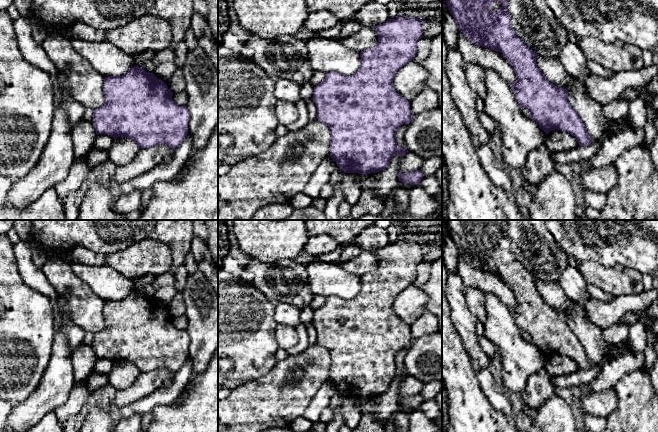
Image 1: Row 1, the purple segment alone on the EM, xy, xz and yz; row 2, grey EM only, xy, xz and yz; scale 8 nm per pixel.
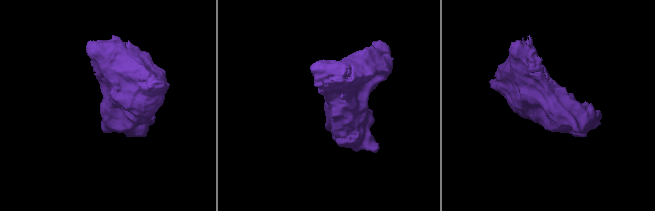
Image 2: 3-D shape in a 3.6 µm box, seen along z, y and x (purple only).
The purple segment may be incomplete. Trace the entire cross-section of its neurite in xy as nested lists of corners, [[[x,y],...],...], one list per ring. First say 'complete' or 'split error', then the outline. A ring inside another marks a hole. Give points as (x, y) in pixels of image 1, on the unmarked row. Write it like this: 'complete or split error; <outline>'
complete; [[[134,290],[122,300],[105,301],[103,318],[104,327],[94,334],[92,344],[97,359],[107,358],[114,363],[127,361],[133,363],[141,373],[160,368],[176,373],[188,358],[189,336],[186,330],[177,329],[172,323],[173,316],[167,312],[166,307],[153,297],[146,296],[143,291]]]

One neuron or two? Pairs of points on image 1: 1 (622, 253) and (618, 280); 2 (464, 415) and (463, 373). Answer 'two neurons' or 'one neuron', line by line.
1: two neurons
2: one neuron

